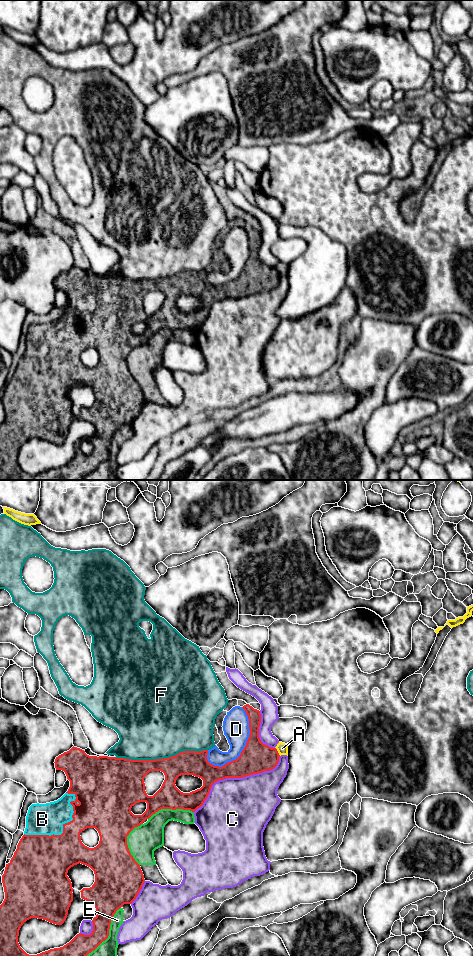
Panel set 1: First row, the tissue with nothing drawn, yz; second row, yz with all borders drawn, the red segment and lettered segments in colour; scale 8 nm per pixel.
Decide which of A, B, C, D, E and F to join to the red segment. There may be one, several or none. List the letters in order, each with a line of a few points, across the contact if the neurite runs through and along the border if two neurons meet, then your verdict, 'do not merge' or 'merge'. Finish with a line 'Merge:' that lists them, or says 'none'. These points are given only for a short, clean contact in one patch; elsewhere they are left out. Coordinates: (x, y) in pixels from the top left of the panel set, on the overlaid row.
A: do not merge
B: merge
C: do not merge
D: do not merge
E: do not merge
F: do not merge
Merge: B

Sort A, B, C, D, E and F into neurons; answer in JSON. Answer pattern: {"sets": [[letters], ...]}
{"sets": [["A"], ["B"], ["C"], ["D", "F"], ["E"]]}

